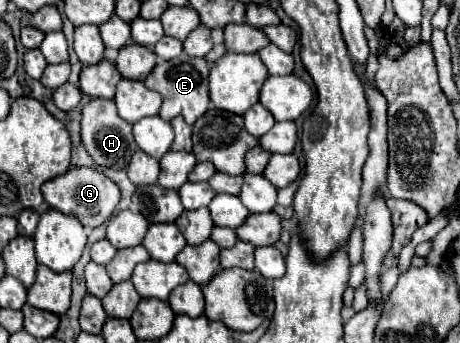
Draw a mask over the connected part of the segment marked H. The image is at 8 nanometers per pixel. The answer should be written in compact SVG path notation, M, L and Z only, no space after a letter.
M92 99L82 109L82 143L90 157L104 167L126 169L130 157L136 151L136 143L132 137L132 125L116 115L116 105L110 99Z

